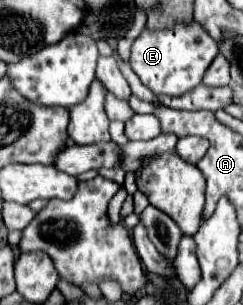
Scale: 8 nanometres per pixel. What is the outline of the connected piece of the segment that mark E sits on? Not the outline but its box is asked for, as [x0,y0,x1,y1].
[130,25,218,95]

